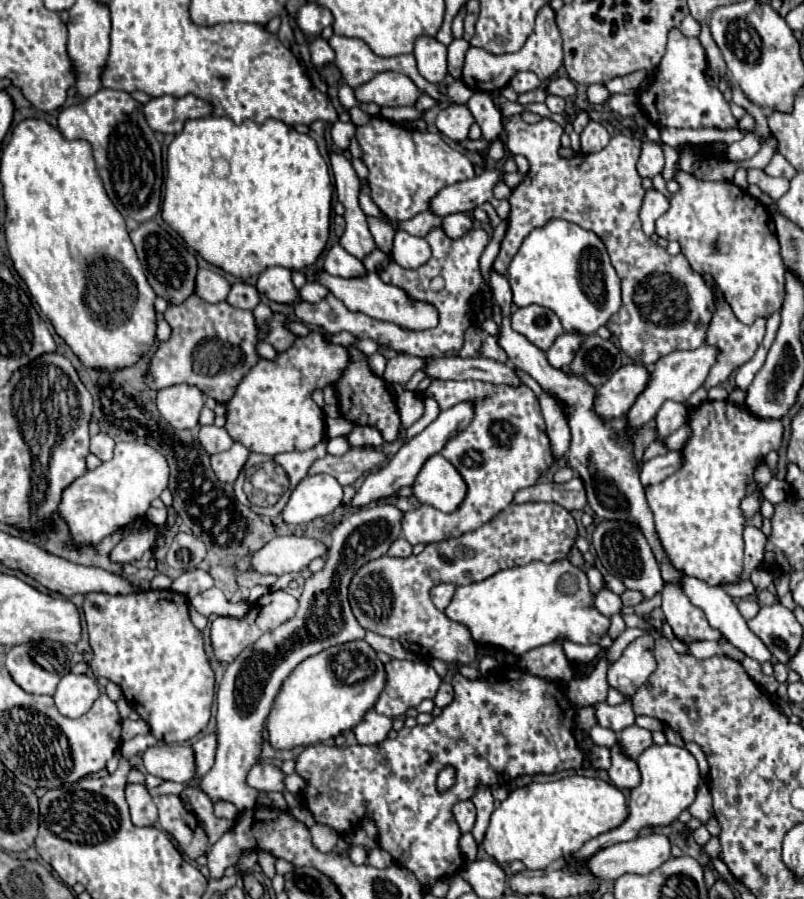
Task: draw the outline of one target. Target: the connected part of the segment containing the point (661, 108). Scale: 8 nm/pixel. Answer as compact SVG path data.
M677 28L669 32L667 52L653 74L651 86L641 94L645 110L659 128L733 128L737 124L729 104L717 88L707 84L707 56L697 38L683 36Z

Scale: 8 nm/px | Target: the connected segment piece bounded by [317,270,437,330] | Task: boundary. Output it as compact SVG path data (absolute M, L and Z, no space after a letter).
M321 270L317 272L317 282L323 284L335 298L339 298L353 312L363 312L375 320L395 322L407 330L427 330L437 326L437 310L431 304L413 302L401 288L393 284L383 284L383 280L375 272L365 272L357 278L337 278Z

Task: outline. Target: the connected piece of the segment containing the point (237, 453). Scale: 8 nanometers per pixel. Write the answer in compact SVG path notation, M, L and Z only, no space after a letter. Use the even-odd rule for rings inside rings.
M235 442L227 452L221 452L221 454L215 454L211 456L211 468L215 470L215 476L221 480L221 482L235 482L245 460L249 456L249 450Z

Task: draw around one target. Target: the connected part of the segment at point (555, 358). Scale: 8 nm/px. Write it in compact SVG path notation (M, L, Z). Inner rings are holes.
M563 332L555 344L547 350L547 358L551 362L551 366L555 368L565 368L571 364L571 358L575 356L575 350L579 350L579 342L583 342L583 338L587 338L585 334L567 334Z

